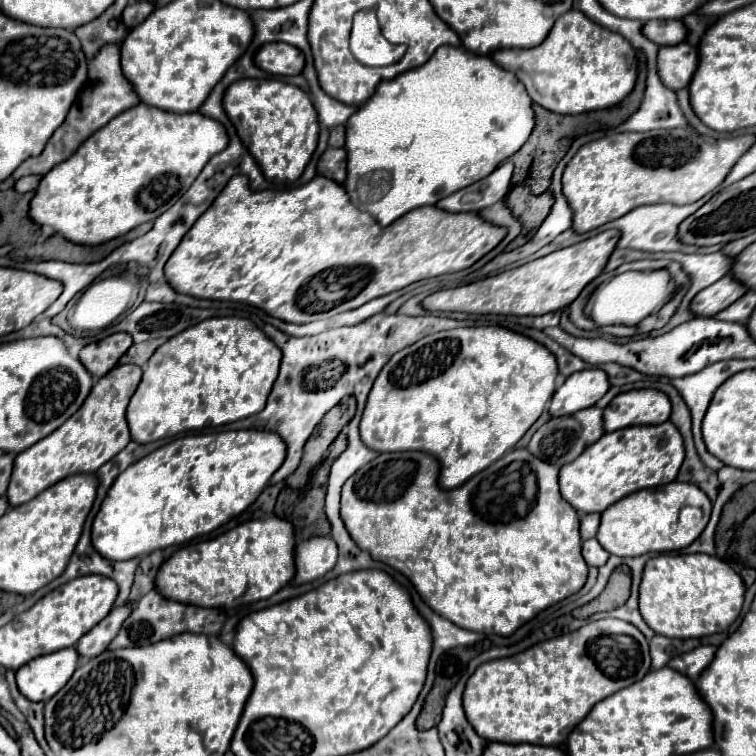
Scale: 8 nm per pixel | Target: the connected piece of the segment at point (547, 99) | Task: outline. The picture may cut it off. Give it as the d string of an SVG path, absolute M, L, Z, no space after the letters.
M577 9L561 15L541 45L533 49L501 49L501 67L517 75L537 105L563 115L613 107L631 93L637 81L633 45Z

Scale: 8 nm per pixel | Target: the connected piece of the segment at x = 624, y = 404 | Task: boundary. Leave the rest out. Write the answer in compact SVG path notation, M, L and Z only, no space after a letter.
M633 389L619 393L605 407L605 431L617 431L631 425L657 425L671 415L669 397L657 389Z

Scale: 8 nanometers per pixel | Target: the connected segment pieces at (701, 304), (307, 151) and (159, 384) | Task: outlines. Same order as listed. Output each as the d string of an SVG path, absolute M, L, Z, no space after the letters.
M725 275L719 281L715 281L713 285L705 287L693 299L691 311L701 317L711 317L711 315L723 311L725 307L729 307L733 301L737 301L745 291L747 291L747 287L743 283L739 283L731 275Z
M241 79L225 91L223 107L267 181L297 181L301 177L319 139L317 111L303 89L277 79Z
M213 317L185 329L181 335L165 341L143 367L143 379L127 407L127 423L131 421L131 439L149 443L163 437L173 437L183 431L201 429L207 423L225 425L259 413L265 407L267 395L277 379L279 361L281 349L249 319Z

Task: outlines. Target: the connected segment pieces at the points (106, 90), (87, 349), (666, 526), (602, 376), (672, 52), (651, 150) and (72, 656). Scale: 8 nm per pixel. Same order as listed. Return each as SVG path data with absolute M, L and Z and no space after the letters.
M105 45L93 61L89 61L89 79L97 79L97 85L85 85L85 89L79 93L77 101L73 103L65 123L53 133L53 137L49 139L49 143L45 145L43 153L37 157L31 157L27 161L23 161L19 165L19 169L13 173L15 179L21 179L25 175L35 175L35 173L47 173L51 171L55 165L63 163L69 155L73 155L77 151L77 147L89 137L93 135L97 129L101 129L103 125L107 125L113 117L117 117L119 113L135 107L139 103L139 97L133 89L133 85L125 79L125 75L119 69L119 47L117 45Z
M129 333L109 335L97 343L85 345L79 353L79 361L95 379L101 379L119 363L121 355L131 347L131 343L133 339L129 337Z
M673 481L663 487L649 487L613 503L601 515L597 541L611 555L637 557L645 553L679 551L689 547L705 529L711 517L709 497L693 483Z
M585 369L569 375L553 393L549 413L553 417L573 415L579 409L593 407L609 391L609 379L603 369Z
M689 43L659 49L659 61L657 61L659 77L673 91L679 91L691 83L697 65L699 65L699 49Z
M691 127L649 131L649 133L617 133L583 145L563 171L563 195L573 209L573 229L577 233L593 231L609 221L619 219L635 207L649 203L695 203L717 189L737 159L755 143L755 135L737 135L729 139L711 139L695 133Z
M75 647L41 655L17 671L17 685L27 699L45 703L67 685L77 663L79 653Z

